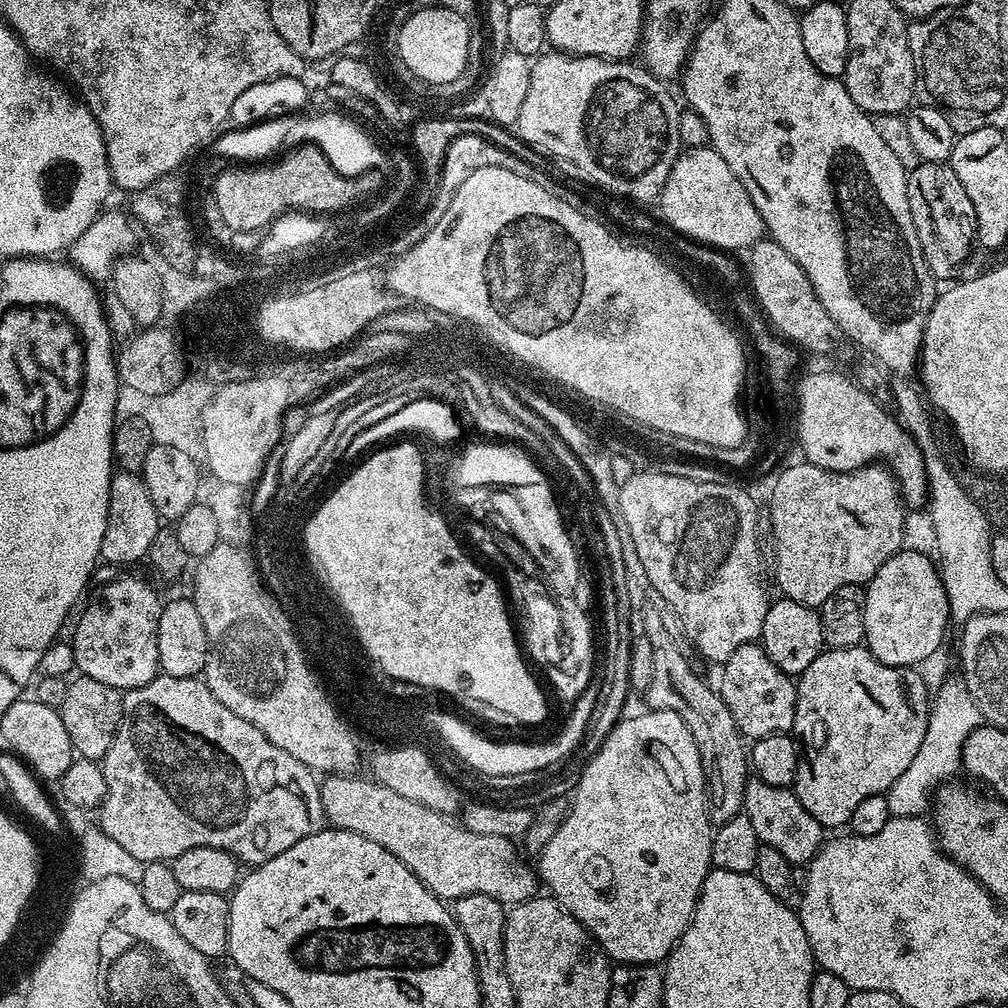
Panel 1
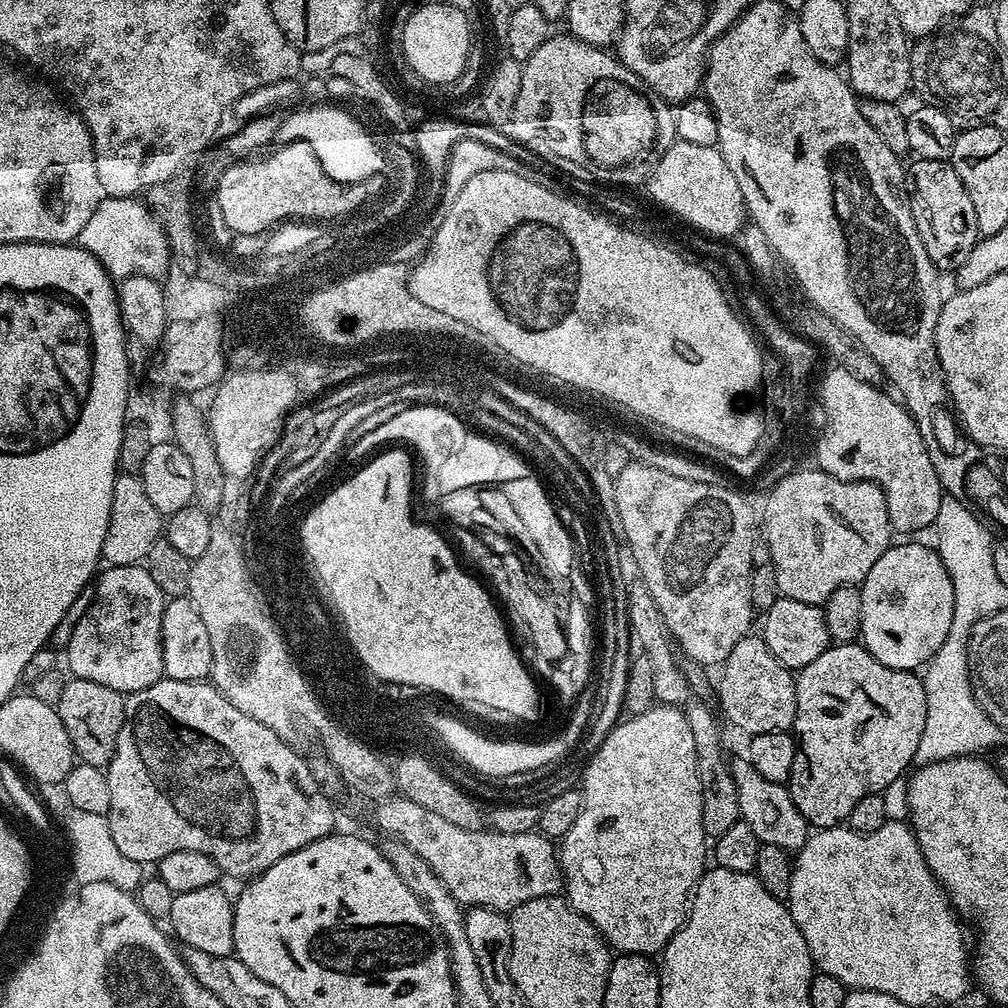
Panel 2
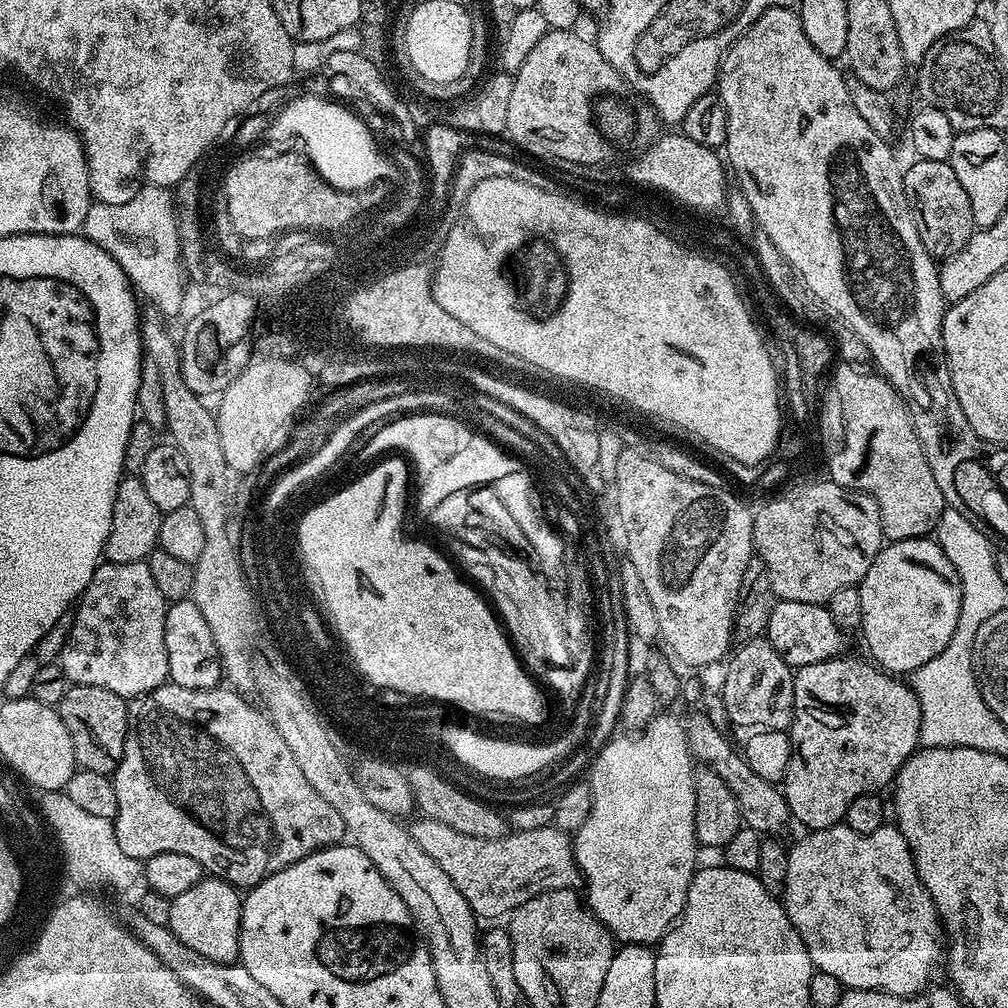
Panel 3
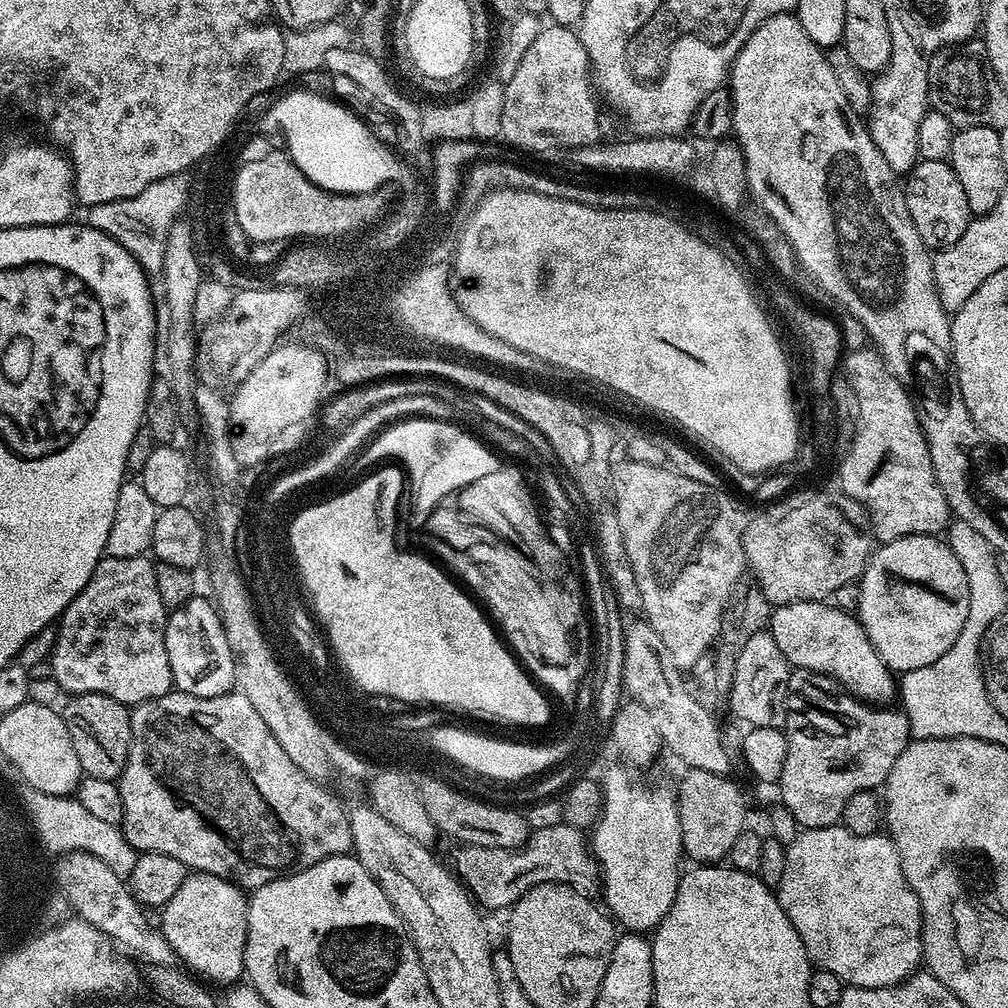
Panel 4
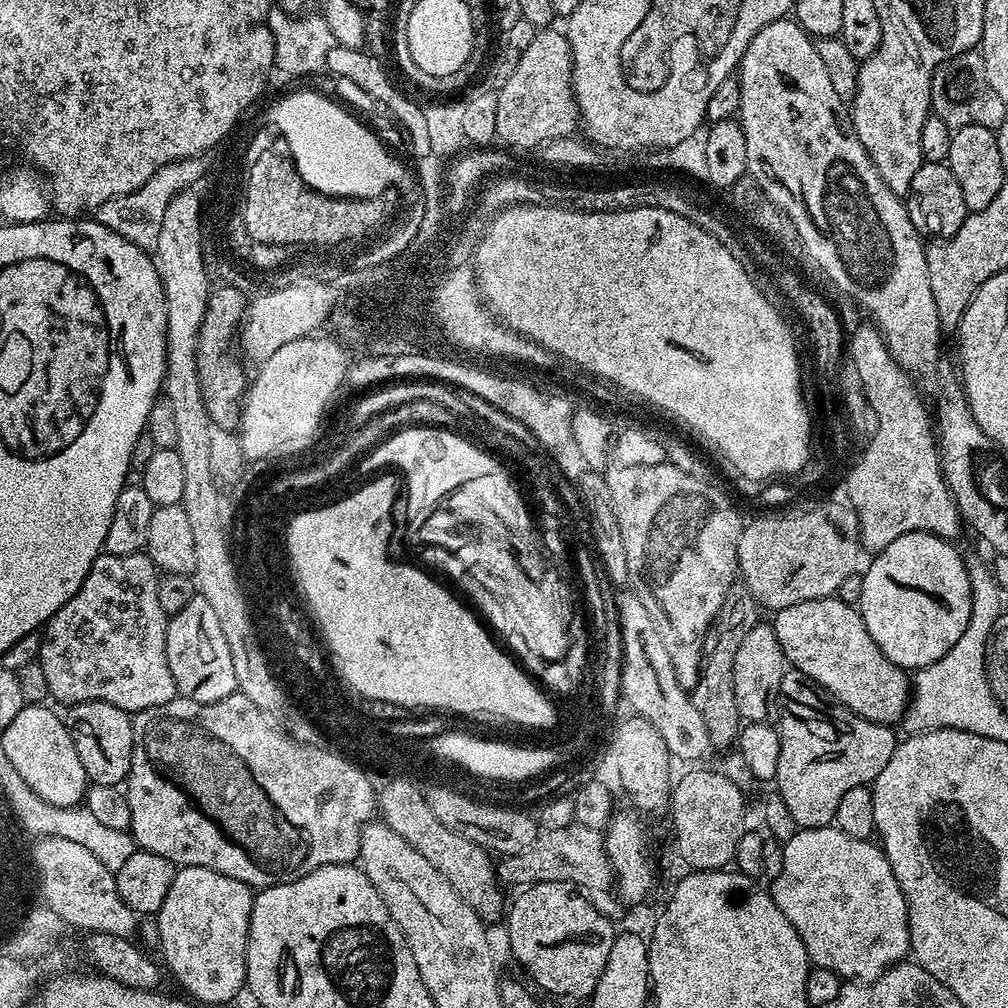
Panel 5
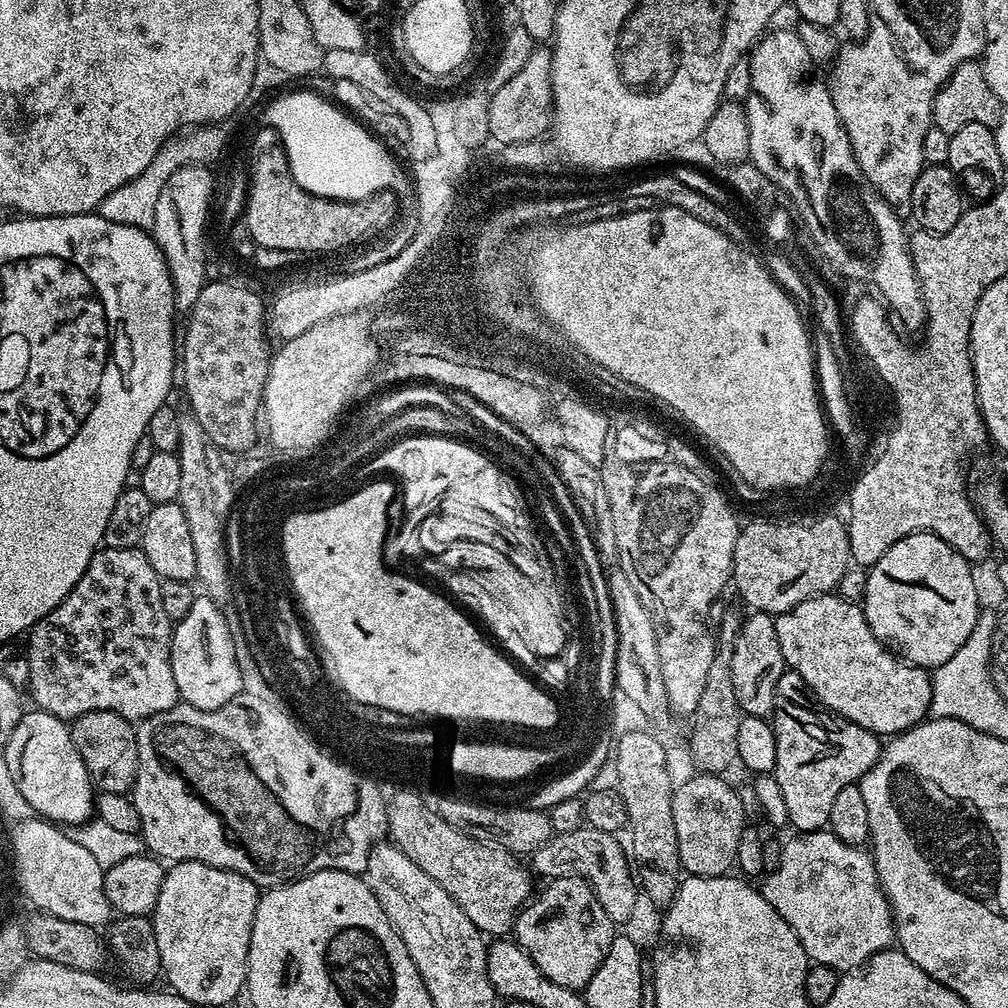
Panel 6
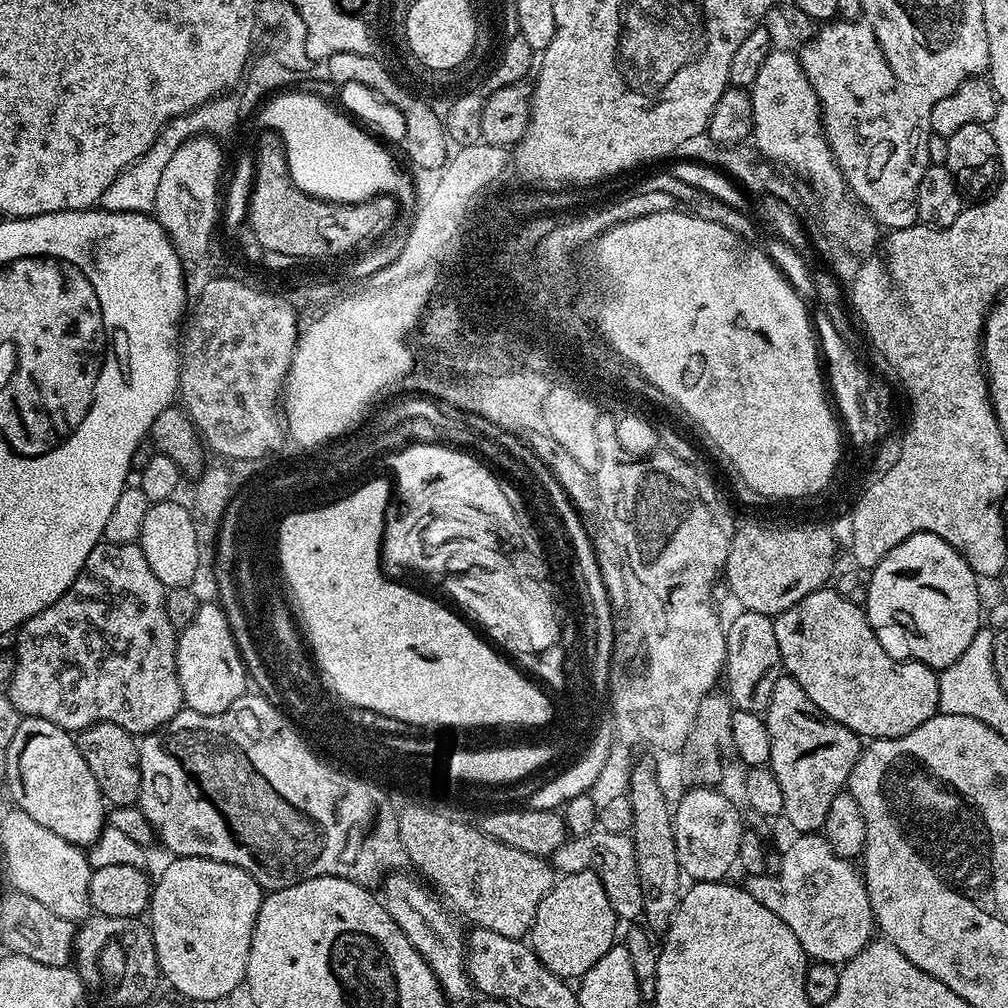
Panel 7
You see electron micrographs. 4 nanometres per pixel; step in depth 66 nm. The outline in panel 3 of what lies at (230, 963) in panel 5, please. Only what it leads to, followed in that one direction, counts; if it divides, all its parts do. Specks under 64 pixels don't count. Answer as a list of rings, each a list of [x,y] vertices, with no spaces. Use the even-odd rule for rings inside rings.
[[[202,878],[190,890],[171,897],[168,927],[190,950],[198,950],[202,958],[223,964],[233,963],[240,954],[240,910],[242,896],[225,880]]]

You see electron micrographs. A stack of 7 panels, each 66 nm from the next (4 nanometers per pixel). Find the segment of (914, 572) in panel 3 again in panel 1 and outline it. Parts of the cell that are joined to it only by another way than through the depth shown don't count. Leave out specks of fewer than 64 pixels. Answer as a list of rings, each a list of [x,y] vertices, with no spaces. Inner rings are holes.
[[[898,551],[889,560],[882,562],[882,566],[878,566],[874,578],[868,581],[864,588],[864,597],[866,598],[864,638],[866,647],[883,664],[889,664],[895,668],[920,666],[923,660],[930,659],[939,650],[940,643],[943,642],[944,635],[948,632],[948,624],[950,625],[948,599],[937,561],[931,555],[928,557],[924,552],[908,551]]]

